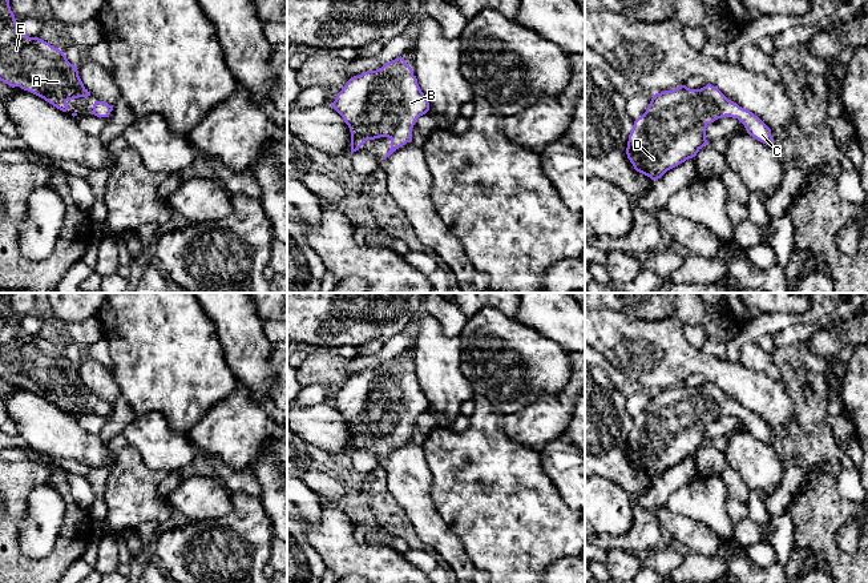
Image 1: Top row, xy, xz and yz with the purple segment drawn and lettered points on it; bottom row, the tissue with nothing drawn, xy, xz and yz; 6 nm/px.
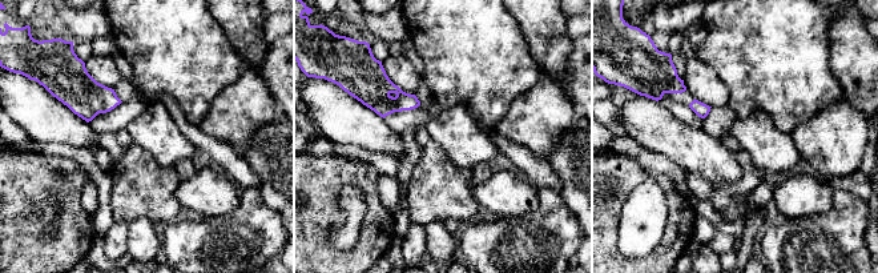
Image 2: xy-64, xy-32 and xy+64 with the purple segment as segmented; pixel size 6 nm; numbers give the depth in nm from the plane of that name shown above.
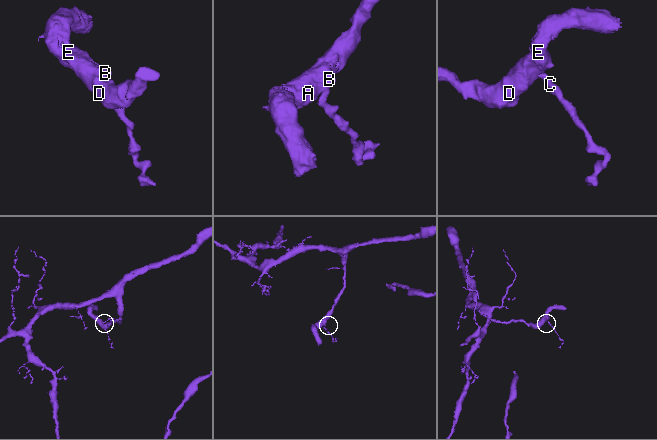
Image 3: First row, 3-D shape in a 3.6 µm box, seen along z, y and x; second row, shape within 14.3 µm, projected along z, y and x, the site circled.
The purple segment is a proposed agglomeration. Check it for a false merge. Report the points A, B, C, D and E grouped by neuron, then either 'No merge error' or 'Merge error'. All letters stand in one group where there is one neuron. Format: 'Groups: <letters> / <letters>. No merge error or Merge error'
Groups: A B C D E. No merge error

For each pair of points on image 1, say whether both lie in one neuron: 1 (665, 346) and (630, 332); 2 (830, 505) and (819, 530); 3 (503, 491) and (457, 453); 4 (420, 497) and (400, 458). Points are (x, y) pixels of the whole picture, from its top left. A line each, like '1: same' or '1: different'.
1: same
2: same
3: same
4: same

